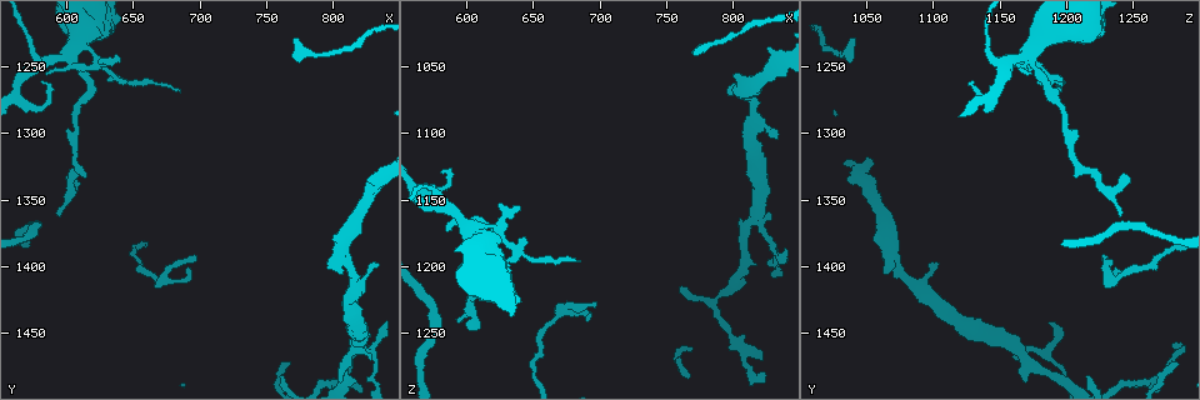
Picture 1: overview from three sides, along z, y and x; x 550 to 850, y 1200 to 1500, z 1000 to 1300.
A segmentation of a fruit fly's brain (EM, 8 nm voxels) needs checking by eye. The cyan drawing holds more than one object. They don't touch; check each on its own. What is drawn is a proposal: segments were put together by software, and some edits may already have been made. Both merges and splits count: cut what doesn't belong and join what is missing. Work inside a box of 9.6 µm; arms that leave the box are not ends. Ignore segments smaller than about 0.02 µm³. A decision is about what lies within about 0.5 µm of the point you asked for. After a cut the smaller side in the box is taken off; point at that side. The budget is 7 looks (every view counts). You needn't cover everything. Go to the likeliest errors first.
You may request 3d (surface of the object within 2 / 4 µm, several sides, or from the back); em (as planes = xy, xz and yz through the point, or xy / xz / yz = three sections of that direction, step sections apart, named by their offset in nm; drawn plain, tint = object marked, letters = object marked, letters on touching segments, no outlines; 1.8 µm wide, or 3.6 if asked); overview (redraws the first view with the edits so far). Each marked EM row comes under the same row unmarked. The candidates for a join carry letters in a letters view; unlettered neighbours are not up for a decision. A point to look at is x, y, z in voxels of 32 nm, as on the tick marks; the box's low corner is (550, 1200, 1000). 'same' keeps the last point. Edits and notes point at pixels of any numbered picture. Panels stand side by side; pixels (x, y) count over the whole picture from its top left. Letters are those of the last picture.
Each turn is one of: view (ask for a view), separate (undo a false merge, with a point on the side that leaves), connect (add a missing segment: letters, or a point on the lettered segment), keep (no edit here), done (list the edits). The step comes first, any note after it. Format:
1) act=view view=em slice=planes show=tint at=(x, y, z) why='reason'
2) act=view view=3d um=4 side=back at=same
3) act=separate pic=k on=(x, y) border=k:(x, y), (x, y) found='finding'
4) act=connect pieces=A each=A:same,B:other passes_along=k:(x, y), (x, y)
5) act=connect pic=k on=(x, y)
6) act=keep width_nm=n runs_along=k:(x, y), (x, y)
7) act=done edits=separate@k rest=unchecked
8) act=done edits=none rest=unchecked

act=view view=em slice=yz step=4 show=letters at=(690, 1404, 1242) why='free end'

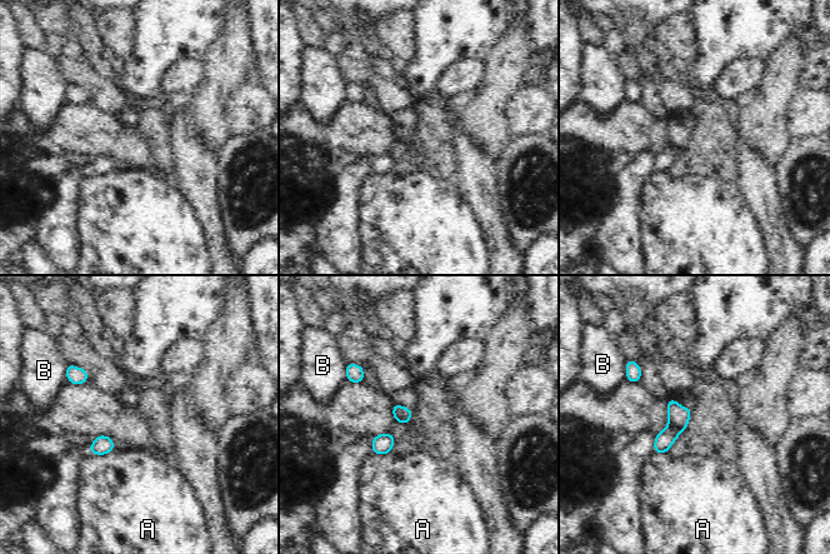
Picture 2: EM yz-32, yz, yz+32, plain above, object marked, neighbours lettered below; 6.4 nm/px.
act=keep each=A:other,B:other border=2:(114, 450), (106, 454), (89, 453) found='no lettered segment goes on from it'

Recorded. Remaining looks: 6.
act=view view=3d um=4 at=(686, 1268, 1196) why='free end'

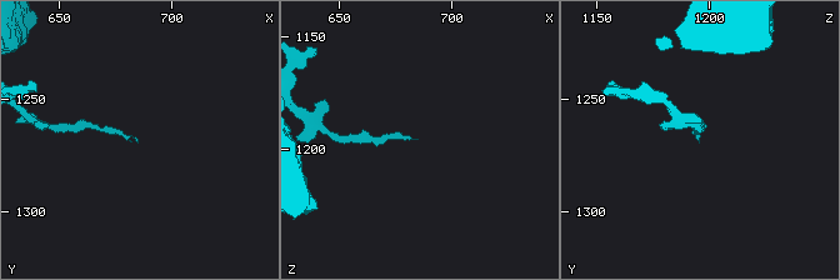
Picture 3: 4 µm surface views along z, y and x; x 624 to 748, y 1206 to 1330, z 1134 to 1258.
act=view view=em slice=planes show=letters at=(684, 1268, 1195)

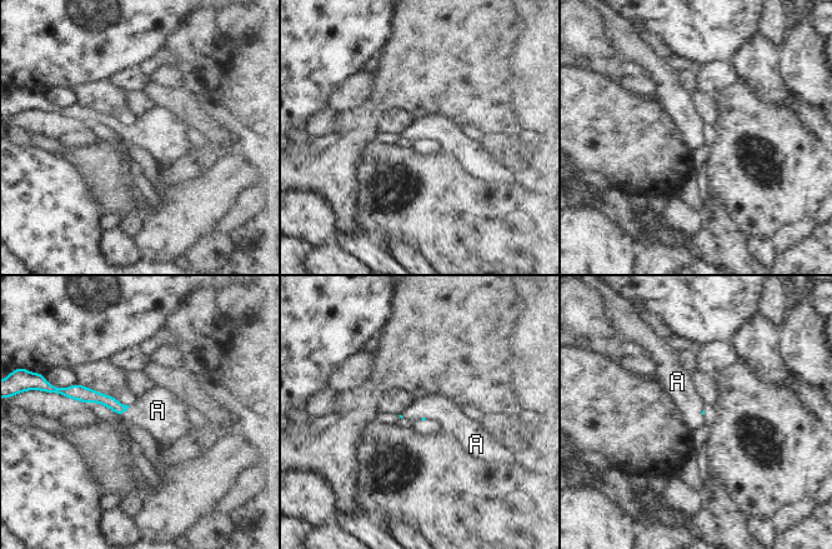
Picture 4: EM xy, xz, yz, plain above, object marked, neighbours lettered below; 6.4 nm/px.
act=connect pieces=A each=A:same passes_along=4:(90, 395), (125, 410), (158, 410) found='it goes on there'

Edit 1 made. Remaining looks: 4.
act=view view=overview

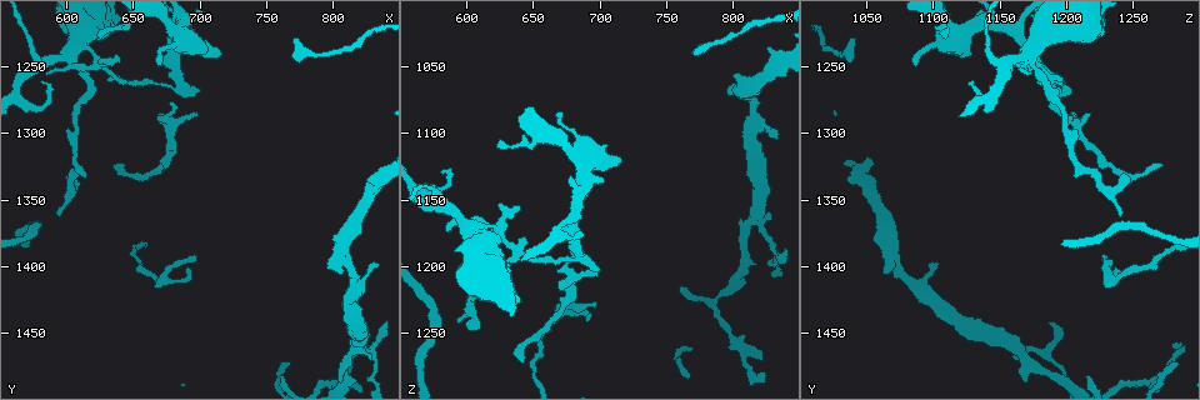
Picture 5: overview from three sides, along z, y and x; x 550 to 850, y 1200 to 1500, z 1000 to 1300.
act=view view=3d um=2 side=back at=(600, 1332, 1248) why='branch stops here'

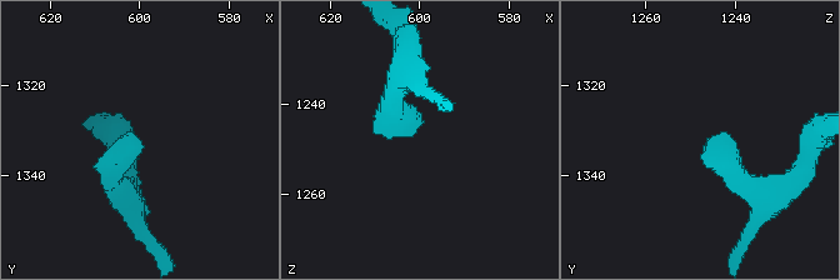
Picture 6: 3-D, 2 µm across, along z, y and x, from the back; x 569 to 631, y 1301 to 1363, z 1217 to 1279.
act=view view=em slice=xy step=4 show=letters at=(602, 1333, 1246)

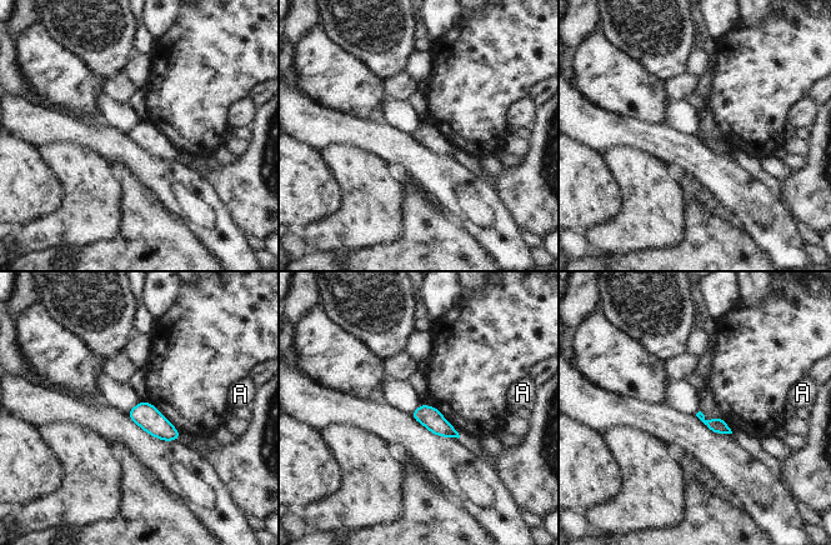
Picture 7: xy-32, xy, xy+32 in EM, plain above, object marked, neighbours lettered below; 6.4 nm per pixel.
act=view view=em slice=planes show=letters at=same why='another direction'

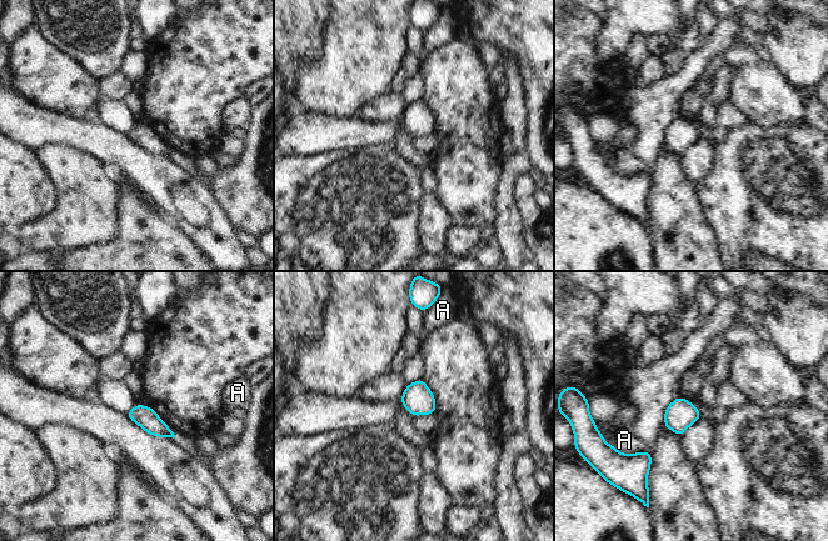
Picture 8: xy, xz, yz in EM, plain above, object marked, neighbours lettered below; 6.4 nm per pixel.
act=keep each=A:other border=8:(615, 447), (622, 452), (649, 451) found='no lettered segment goes on from it'

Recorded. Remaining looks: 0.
act=done edits=connect@4 rest=unchecked

